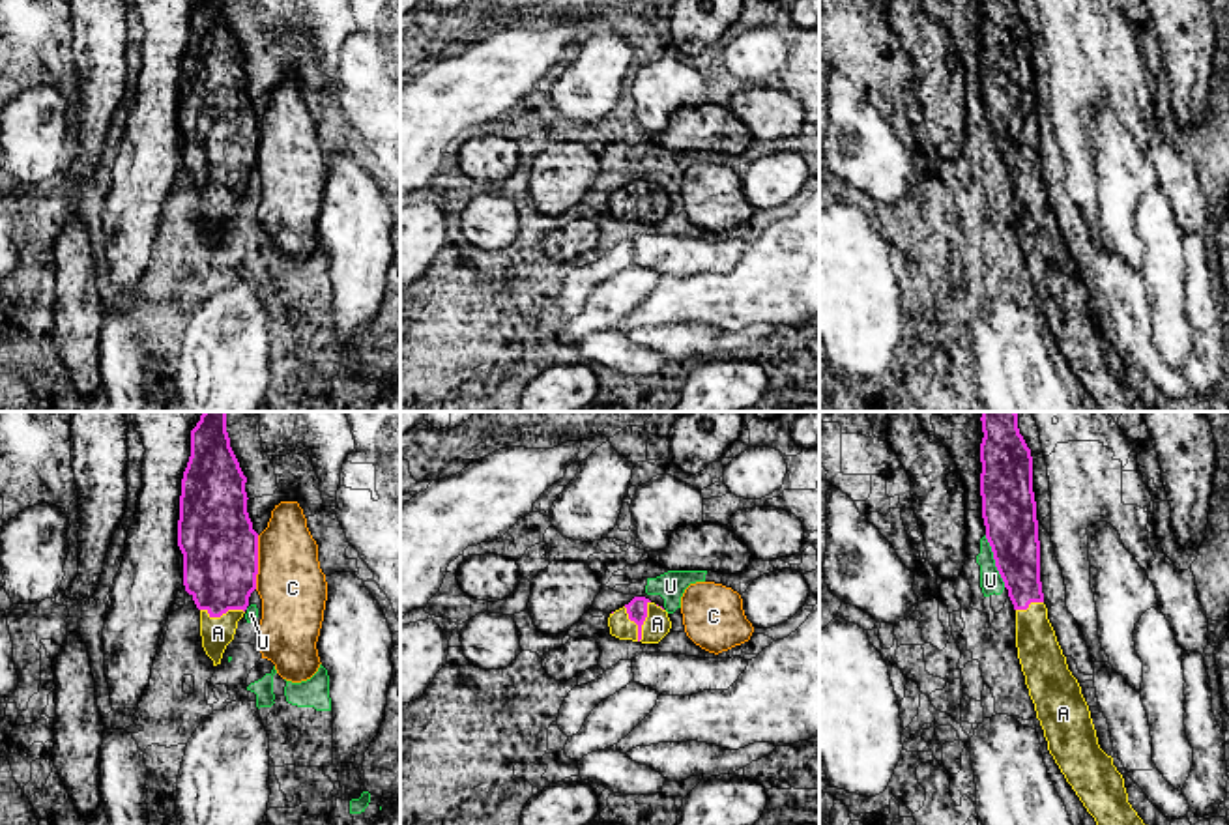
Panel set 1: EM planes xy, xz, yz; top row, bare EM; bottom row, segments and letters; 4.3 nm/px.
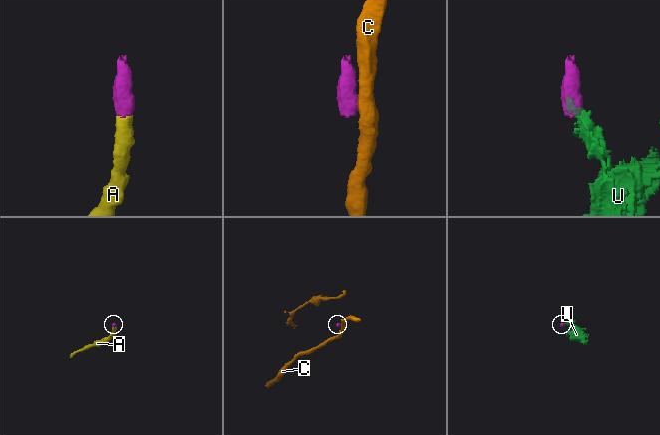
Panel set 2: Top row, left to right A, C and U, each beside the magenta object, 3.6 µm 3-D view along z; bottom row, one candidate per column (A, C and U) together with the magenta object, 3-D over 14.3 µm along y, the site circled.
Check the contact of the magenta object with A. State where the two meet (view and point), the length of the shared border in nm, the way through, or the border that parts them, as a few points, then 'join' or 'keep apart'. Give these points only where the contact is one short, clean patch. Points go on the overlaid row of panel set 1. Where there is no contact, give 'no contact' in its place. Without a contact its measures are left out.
contact xz (644, 620); length 190 nm; way xz (636, 608), (644, 620), (657, 623); join

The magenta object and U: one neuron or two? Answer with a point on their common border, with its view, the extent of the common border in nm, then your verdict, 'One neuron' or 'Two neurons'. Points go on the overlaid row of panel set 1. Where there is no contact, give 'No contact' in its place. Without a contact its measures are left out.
Touches magenta at yz (996, 562). Shared border 240 nm. Two neurons

